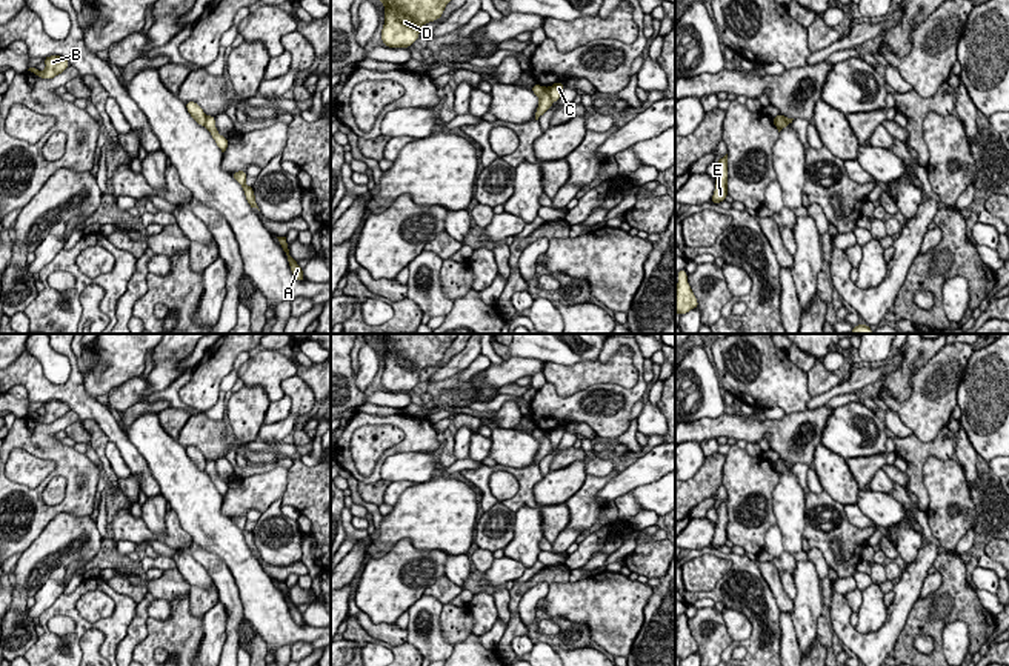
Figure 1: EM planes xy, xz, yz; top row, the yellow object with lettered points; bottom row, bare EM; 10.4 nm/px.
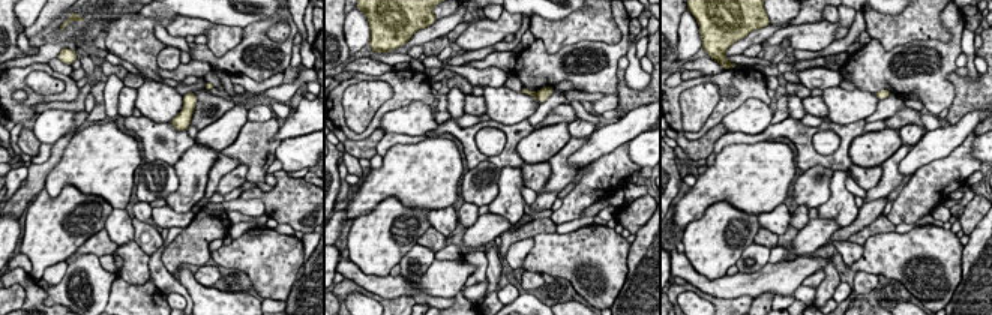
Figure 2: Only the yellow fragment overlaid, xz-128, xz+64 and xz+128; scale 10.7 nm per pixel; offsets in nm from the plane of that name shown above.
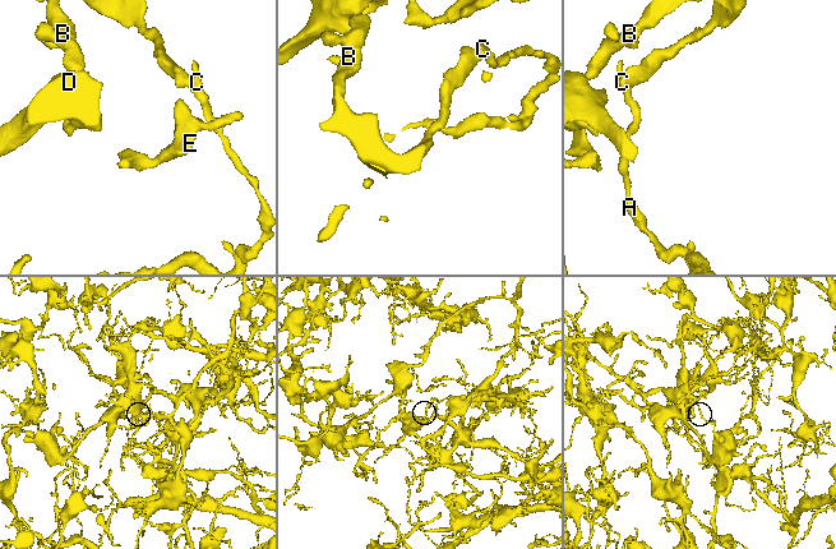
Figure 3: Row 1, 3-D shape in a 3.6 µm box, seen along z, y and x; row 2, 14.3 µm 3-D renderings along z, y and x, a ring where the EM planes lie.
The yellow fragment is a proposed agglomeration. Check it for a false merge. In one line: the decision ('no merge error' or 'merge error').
merge error

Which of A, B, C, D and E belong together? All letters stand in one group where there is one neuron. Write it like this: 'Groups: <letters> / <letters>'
Groups: A C / B D E

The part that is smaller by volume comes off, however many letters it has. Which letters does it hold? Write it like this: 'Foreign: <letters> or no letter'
Foreign: A, C

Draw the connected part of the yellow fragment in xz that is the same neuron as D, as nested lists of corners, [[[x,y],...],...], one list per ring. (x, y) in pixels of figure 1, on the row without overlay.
[[[381,334],[380,338],[365,335],[385,349],[381,386],[388,392],[412,391],[420,383],[420,372],[438,365],[457,338],[457,334]]]

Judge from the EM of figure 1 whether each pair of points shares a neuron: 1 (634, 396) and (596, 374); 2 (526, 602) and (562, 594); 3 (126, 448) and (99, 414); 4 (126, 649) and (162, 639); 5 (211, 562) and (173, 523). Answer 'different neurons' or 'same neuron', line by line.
1: different neurons
2: different neurons
3: same neuron
4: different neurons
5: different neurons

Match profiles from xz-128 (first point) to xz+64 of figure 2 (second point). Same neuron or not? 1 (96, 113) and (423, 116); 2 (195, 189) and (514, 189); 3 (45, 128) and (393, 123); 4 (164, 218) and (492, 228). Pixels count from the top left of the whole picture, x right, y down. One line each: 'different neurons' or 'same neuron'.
1: different neurons
2: same neuron
3: same neuron
4: same neuron

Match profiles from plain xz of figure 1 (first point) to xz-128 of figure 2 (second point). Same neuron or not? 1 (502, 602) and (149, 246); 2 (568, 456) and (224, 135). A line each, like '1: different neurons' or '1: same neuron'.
1: same neuron
2: different neurons

